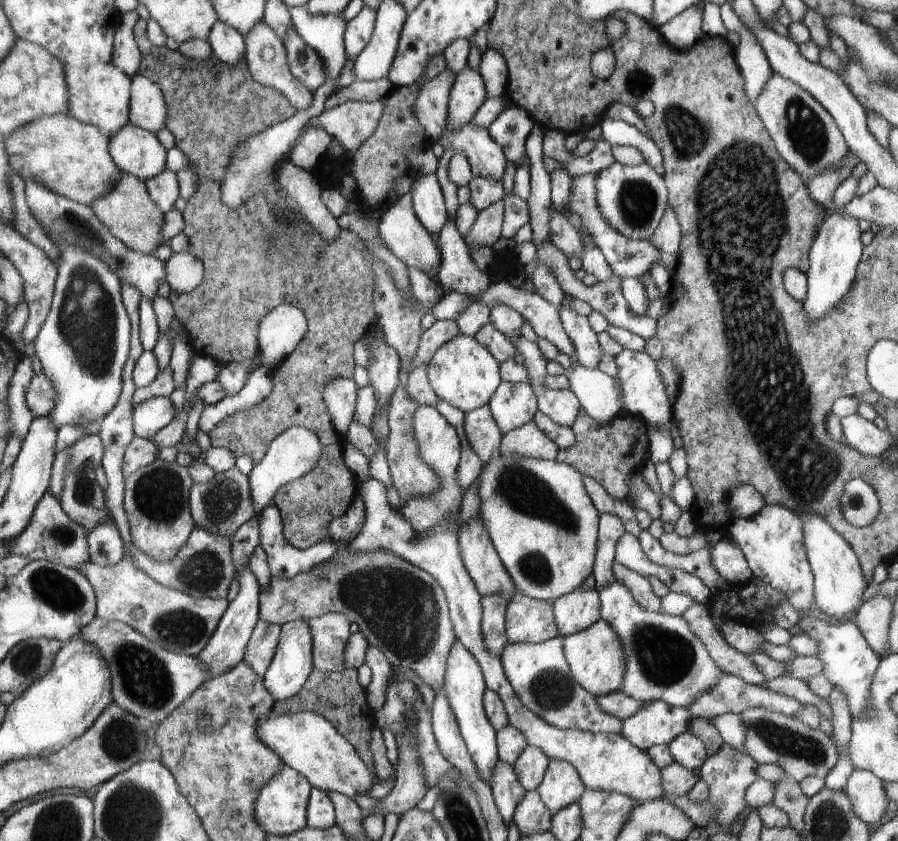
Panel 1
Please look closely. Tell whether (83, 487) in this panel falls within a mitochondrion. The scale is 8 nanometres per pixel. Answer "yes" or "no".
yes

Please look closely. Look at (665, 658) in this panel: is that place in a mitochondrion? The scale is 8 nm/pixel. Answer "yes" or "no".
yes

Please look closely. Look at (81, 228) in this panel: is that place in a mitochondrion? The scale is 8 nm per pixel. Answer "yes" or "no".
yes

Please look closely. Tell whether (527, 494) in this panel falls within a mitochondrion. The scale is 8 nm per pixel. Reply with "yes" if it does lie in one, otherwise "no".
yes

